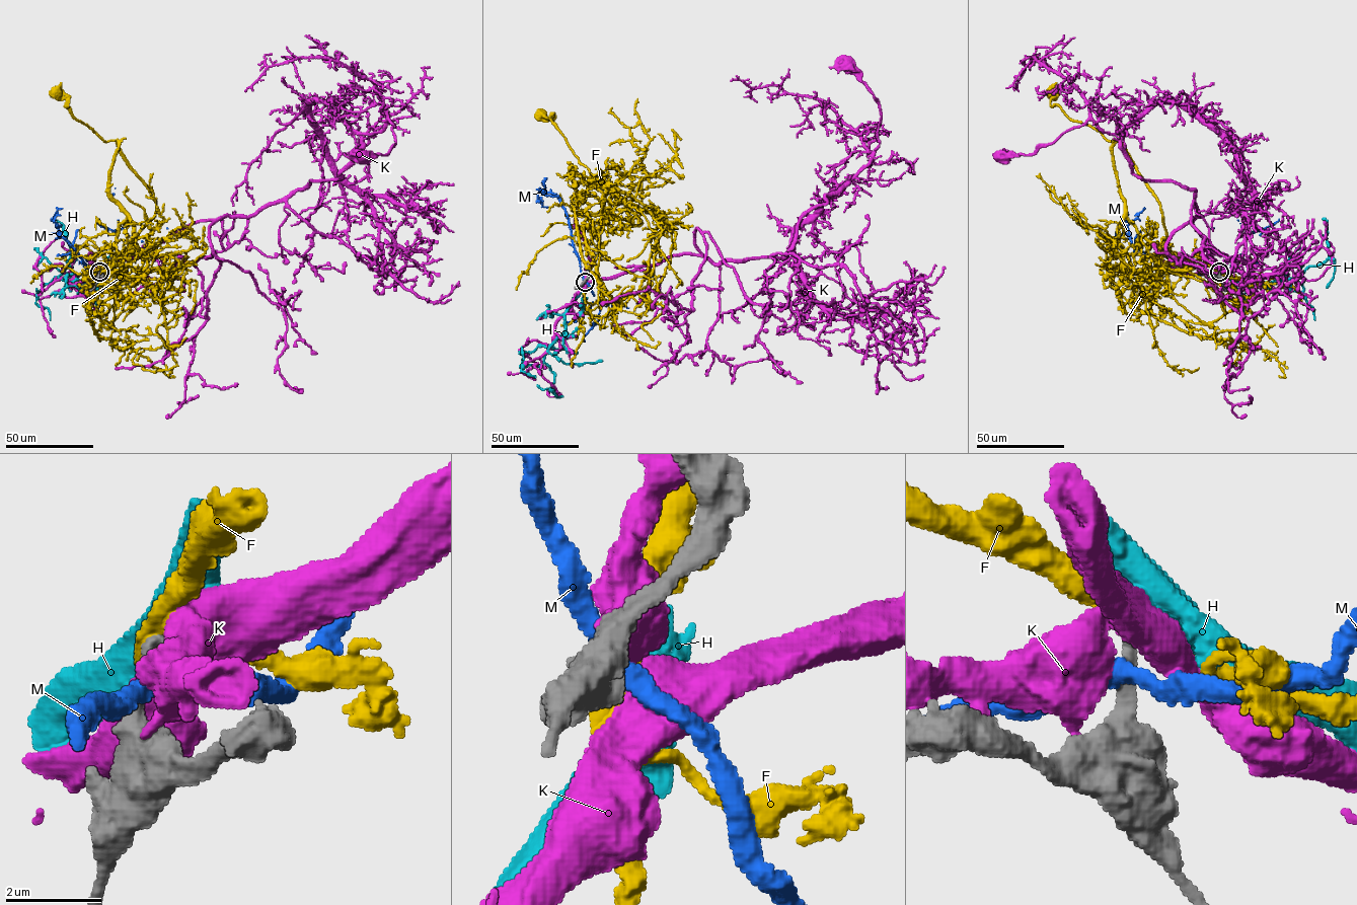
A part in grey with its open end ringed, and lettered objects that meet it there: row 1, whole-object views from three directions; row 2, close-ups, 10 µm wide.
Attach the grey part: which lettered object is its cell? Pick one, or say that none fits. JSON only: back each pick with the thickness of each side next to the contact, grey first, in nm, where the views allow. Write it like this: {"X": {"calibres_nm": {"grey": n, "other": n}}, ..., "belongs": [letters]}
{"H": {"calibres_nm": {"grey": 240, "other": 600}}, "belongs": ["H"]}

